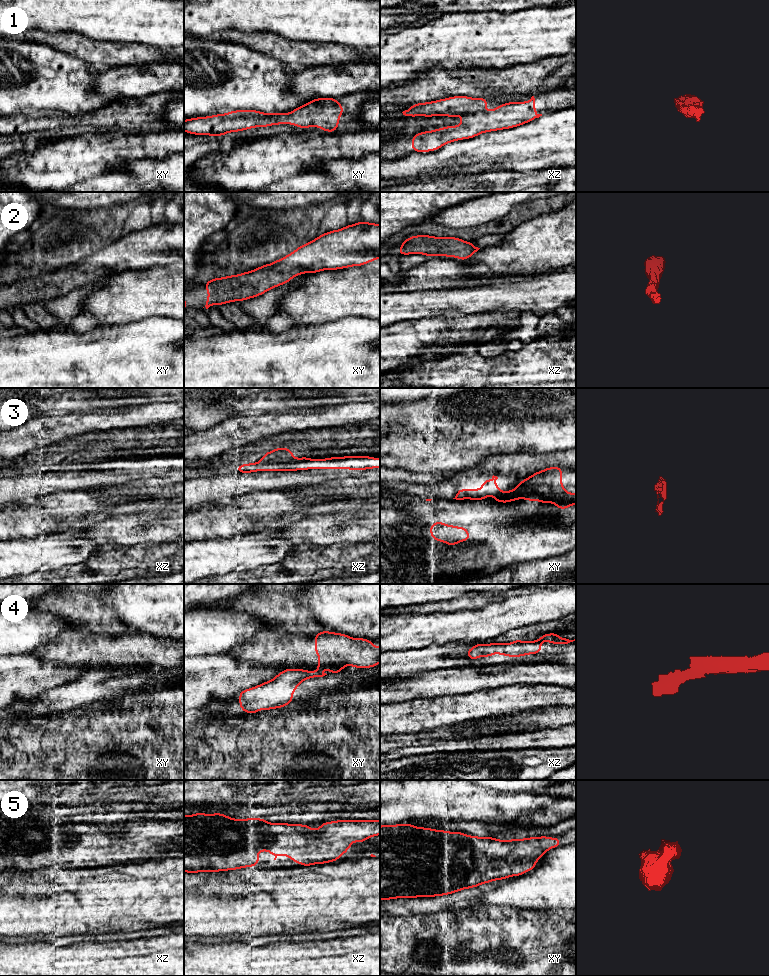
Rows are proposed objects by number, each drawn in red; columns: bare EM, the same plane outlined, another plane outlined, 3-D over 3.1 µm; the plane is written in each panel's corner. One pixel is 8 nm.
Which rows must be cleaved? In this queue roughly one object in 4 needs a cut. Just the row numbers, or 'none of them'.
3, 4

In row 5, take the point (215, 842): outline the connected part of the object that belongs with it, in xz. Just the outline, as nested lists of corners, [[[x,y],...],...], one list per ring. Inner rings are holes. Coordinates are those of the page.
[[[198,812],[184,815],[184,872],[219,872],[255,867],[260,862],[259,851],[269,851],[276,860],[277,855],[283,855],[302,866],[325,864],[337,861],[346,853],[354,841],[364,843],[366,839],[380,835],[380,820],[336,820],[320,823],[321,827],[312,829],[308,825],[270,823],[264,818],[234,819],[222,813],[204,814]]]

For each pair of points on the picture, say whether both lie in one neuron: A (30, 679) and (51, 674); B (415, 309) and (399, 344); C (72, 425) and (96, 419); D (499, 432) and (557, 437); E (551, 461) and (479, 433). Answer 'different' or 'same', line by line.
A: same
B: different
C: same
D: same
E: different

